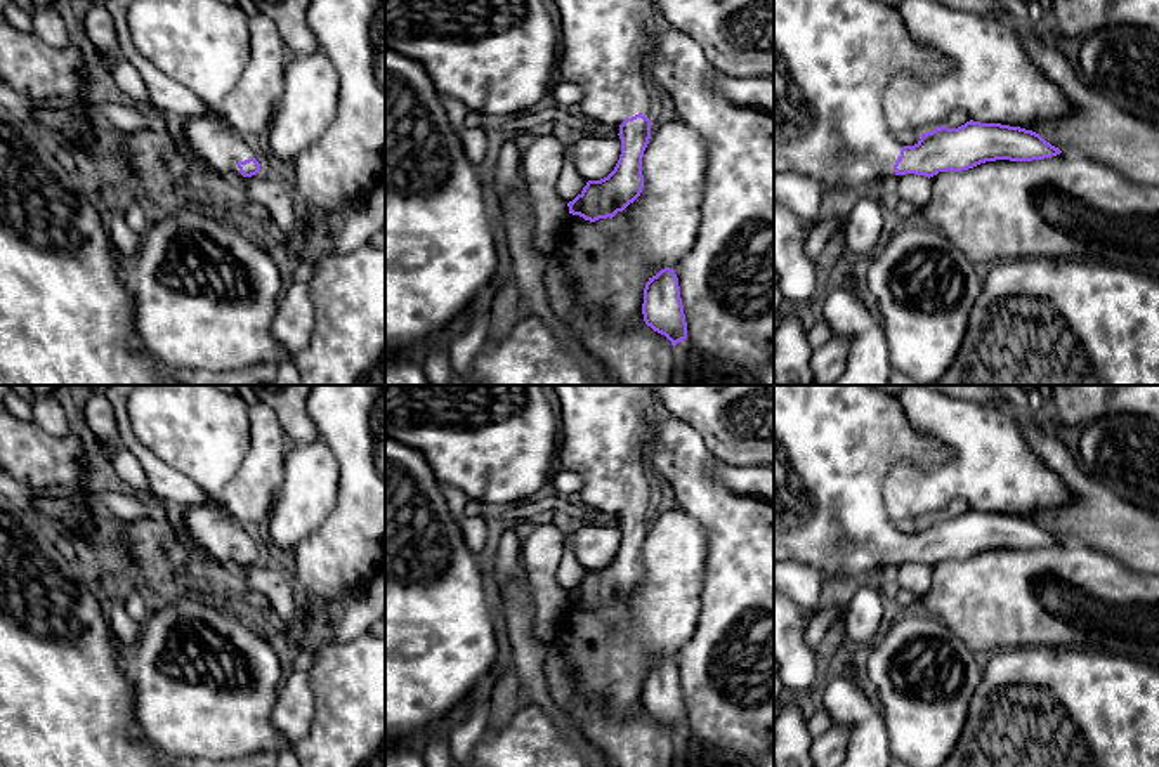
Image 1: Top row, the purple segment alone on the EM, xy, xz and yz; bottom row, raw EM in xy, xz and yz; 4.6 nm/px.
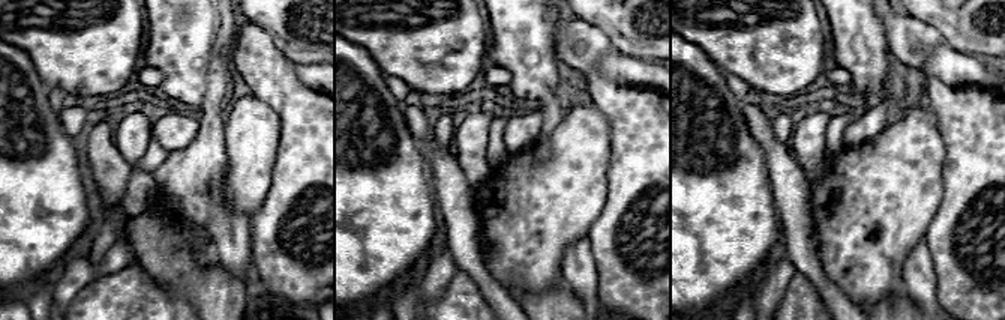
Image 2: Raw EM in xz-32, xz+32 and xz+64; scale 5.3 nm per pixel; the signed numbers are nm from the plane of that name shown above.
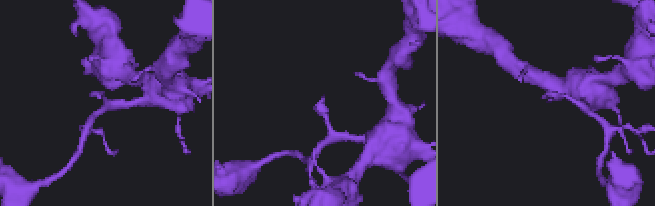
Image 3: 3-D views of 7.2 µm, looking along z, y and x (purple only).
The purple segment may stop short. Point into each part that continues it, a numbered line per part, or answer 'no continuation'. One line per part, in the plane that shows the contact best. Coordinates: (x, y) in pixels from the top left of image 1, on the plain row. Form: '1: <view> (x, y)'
1: xz (604, 429)

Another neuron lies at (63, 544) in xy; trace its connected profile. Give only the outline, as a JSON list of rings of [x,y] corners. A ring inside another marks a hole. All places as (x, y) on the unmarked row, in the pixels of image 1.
[[[50,528],[54,533],[56,547],[59,552],[75,566],[80,567],[80,560],[76,557],[73,543],[66,538],[64,531],[61,528]]]

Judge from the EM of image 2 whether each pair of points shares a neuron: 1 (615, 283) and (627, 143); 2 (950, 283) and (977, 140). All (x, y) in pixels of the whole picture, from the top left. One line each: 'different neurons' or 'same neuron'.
1: same neuron
2: same neuron

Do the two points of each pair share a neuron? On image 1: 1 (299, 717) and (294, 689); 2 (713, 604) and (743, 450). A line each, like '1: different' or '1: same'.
1: same
2: different

